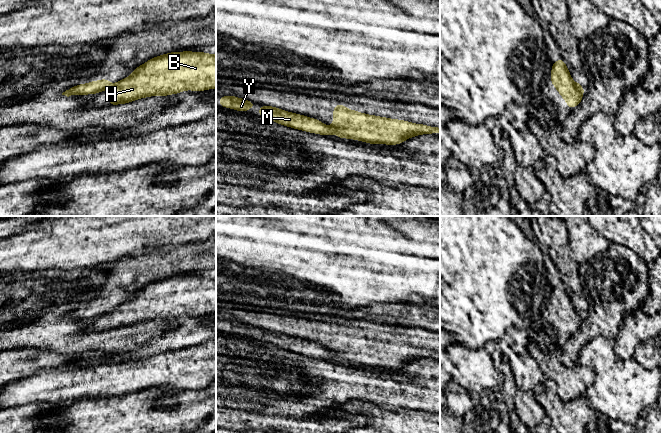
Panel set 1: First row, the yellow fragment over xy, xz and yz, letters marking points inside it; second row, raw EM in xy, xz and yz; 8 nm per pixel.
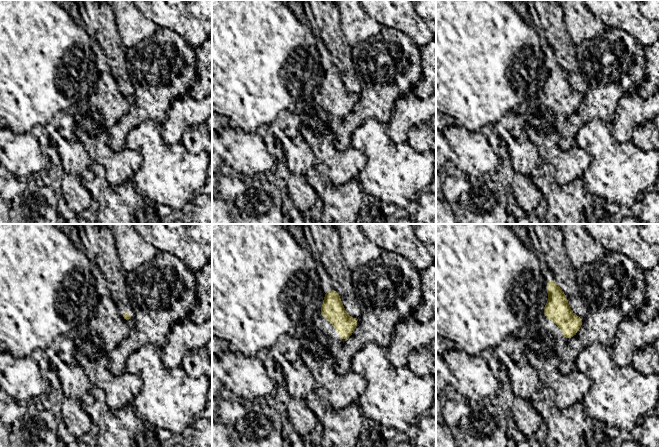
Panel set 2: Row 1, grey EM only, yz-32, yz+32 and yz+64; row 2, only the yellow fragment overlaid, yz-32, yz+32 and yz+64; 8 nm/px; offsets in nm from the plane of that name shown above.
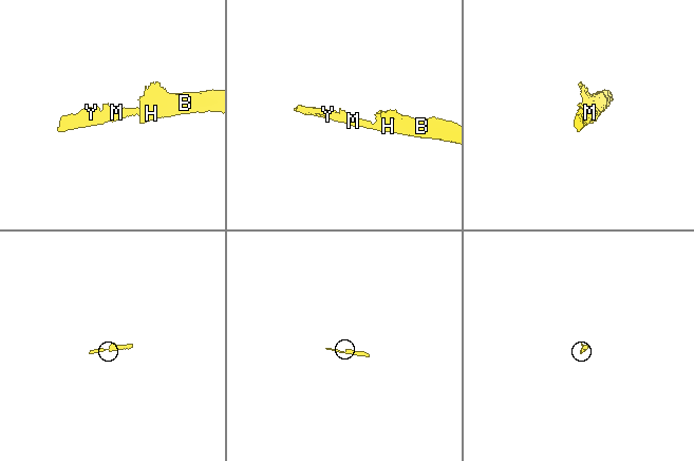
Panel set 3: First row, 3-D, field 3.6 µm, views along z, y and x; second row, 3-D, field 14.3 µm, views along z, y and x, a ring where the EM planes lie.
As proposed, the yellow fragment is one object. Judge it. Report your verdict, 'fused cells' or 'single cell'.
fused cells

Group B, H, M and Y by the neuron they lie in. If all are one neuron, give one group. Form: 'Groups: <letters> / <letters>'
Groups: B H / M Y

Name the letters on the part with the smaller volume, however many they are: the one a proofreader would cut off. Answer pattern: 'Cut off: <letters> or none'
Cut off: M, Y

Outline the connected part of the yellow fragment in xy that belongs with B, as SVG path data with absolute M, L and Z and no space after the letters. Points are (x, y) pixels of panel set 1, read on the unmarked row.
M171 276L151 282L136 291L129 301L112 309L109 312L109 329L126 328L150 320L168 320L185 314L200 316L207 313L216 313L216 278Z

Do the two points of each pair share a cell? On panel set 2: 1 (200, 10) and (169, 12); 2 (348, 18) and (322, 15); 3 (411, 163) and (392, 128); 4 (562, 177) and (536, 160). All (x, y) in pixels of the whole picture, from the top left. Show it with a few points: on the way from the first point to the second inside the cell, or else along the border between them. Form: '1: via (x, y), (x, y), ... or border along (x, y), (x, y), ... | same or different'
1: border along (188, 10), (200, 21) | different
2: border along (338, 10), (341, 31), (346, 40) | different
3: border along (384, 125), (386, 134), (393, 141), (405, 142) | different
4: border along (538, 151), (542, 158) | different

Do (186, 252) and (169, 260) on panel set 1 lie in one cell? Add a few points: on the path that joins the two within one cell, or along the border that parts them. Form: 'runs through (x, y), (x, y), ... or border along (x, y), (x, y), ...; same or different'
runs through (182, 253), (173, 257); same

